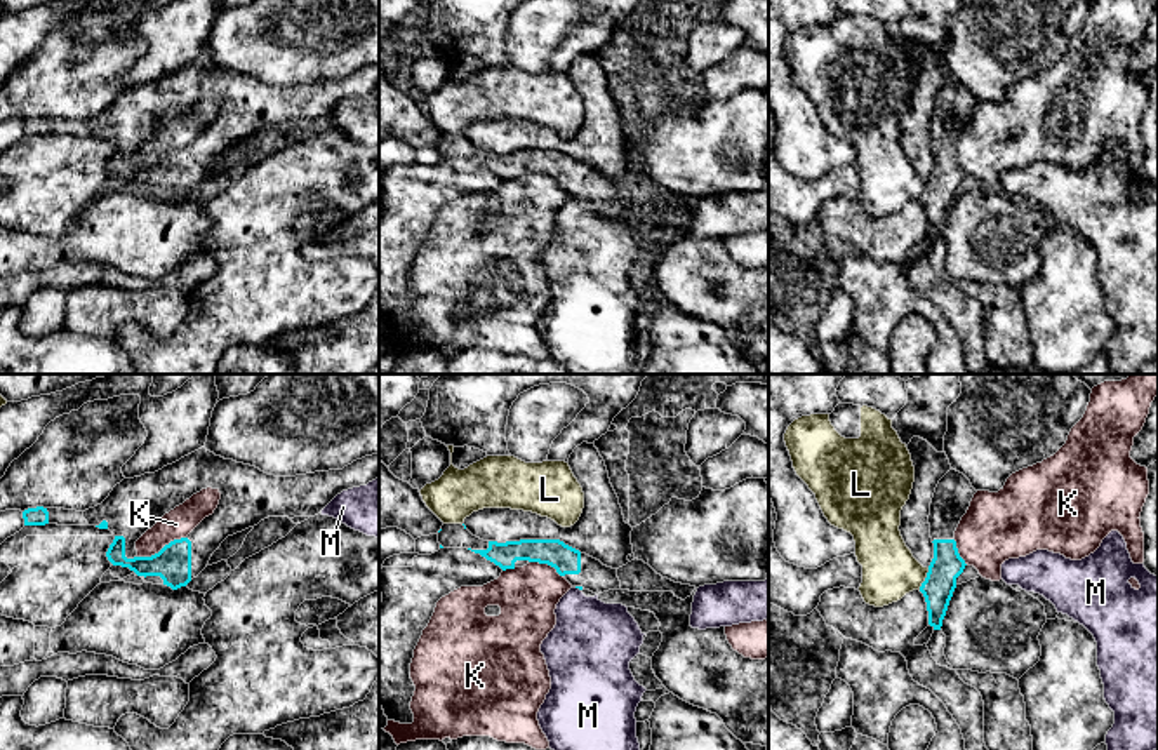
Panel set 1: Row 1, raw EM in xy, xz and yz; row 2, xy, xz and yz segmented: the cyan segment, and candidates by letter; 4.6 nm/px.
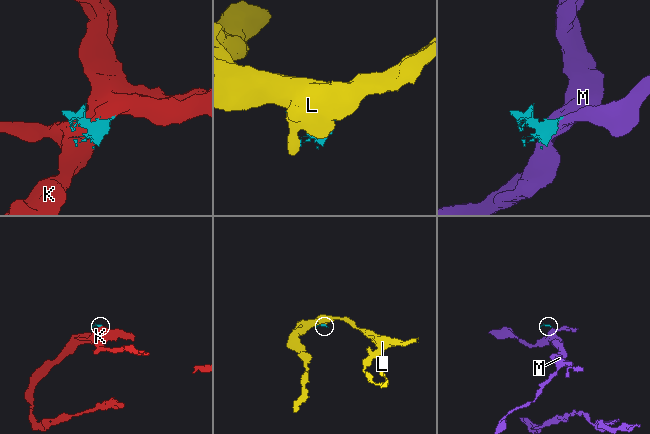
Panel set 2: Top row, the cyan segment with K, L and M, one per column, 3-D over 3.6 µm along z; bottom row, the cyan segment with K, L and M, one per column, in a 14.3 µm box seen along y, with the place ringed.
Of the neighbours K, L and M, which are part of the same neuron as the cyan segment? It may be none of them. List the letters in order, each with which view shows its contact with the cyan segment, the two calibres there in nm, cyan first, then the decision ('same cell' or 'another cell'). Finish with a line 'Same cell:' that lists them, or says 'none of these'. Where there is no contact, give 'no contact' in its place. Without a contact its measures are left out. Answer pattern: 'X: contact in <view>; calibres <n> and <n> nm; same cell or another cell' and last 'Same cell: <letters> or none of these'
K: contact in xy; calibres 170 and 140 nm; another cell
L: contact in yz; calibres 150 and 260 nm; another cell
M: contact in xz; calibres 20 and 360 nm; another cell
Same cell: none of these

